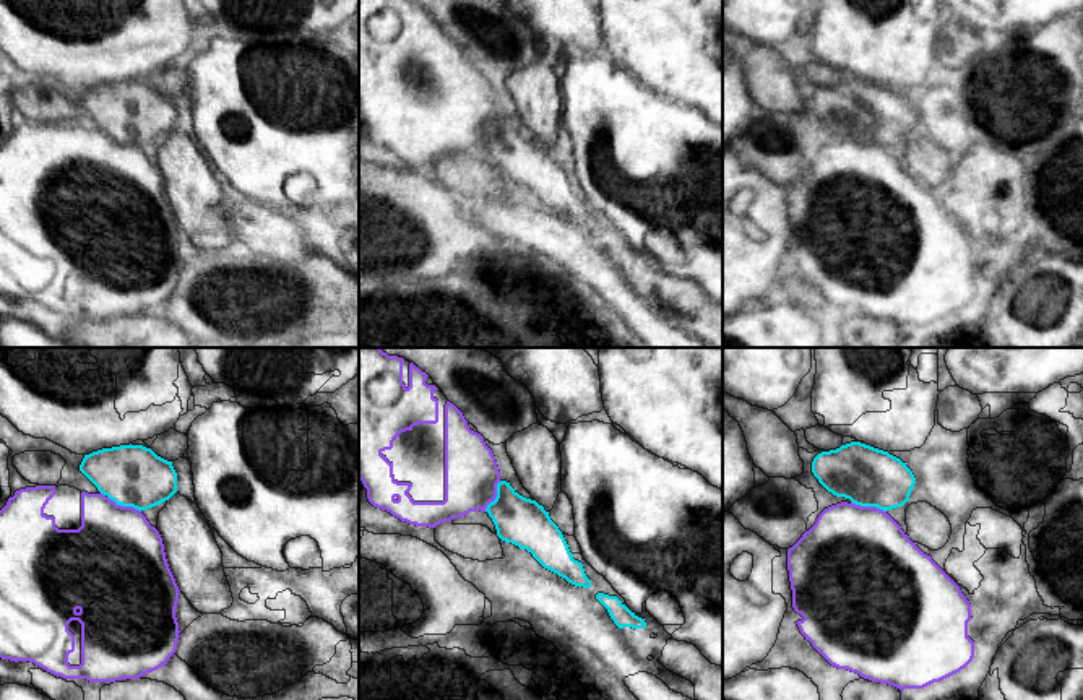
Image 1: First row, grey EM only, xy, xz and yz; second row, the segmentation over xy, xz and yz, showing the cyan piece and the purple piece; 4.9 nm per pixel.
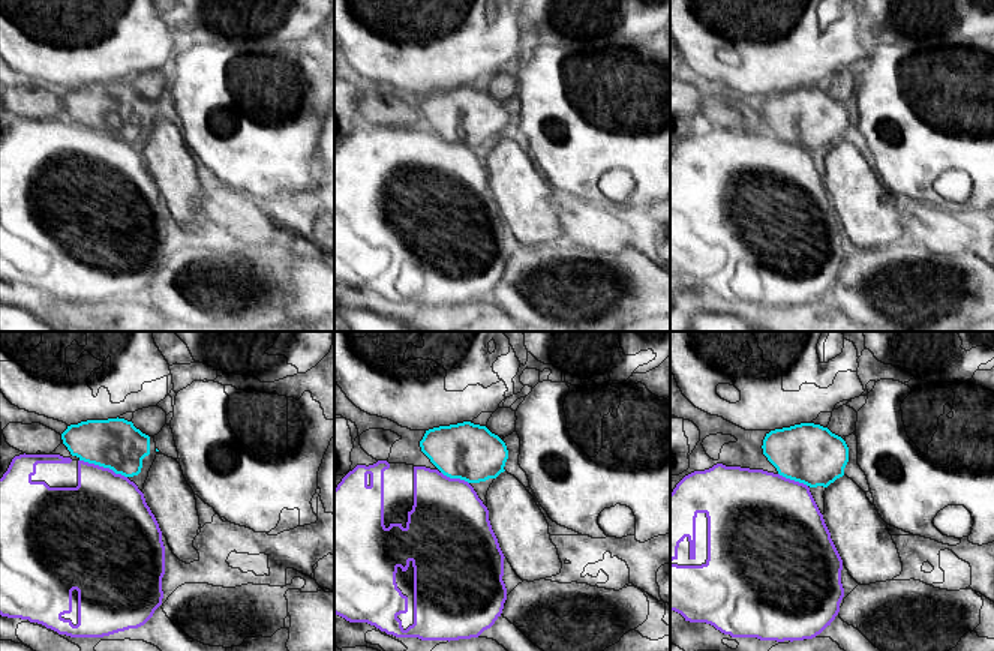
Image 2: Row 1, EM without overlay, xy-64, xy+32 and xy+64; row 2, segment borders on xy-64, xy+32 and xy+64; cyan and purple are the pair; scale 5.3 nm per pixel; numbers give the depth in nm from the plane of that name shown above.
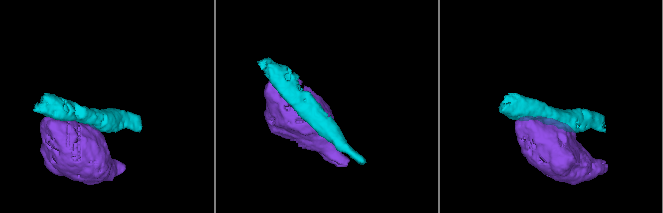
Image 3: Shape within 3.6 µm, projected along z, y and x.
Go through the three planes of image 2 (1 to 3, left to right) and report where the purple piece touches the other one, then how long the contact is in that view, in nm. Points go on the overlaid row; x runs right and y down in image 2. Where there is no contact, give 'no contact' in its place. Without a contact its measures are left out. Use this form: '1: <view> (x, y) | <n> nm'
1: xy-64 (104, 467) | 280 nm
2: xy+32 (455, 477) | 170 nm
3: xy+64 (793, 479) | 180 nm

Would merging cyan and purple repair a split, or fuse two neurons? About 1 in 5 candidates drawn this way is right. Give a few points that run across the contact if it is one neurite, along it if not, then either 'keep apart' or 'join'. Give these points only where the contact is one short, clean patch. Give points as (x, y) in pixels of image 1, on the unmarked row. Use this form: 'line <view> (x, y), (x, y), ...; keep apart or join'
keep apart

